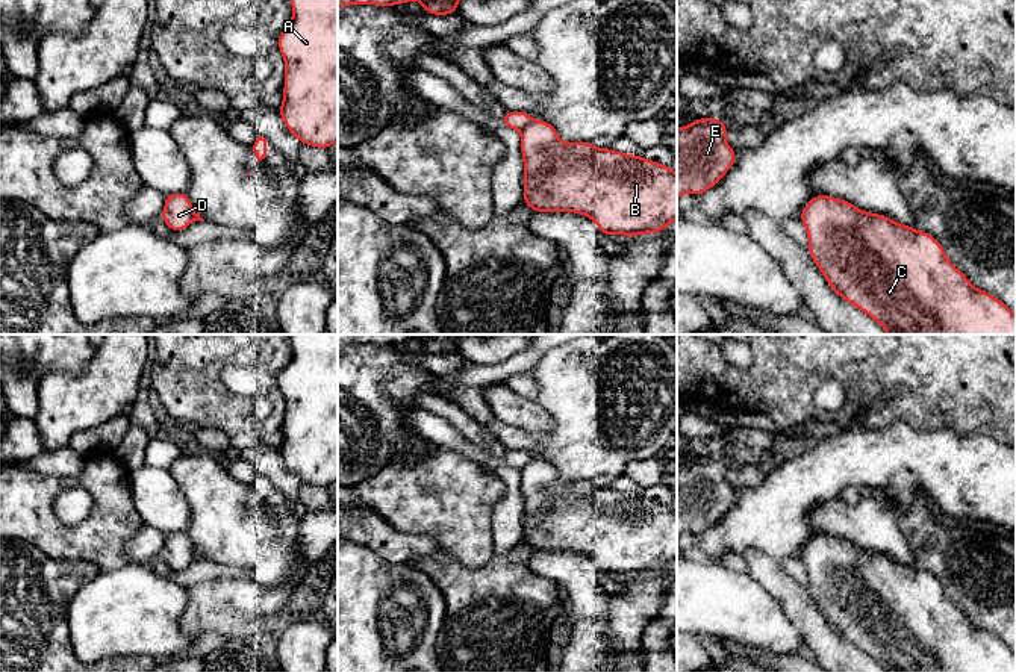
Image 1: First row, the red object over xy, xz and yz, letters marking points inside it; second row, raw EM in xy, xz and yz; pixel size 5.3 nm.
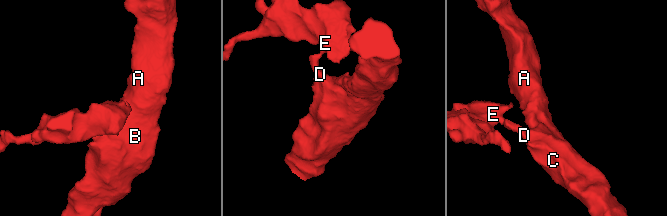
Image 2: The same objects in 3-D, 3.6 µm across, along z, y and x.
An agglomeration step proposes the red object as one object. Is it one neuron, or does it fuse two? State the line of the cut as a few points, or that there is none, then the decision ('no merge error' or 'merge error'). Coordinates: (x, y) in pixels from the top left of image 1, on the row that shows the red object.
cut xz (532, 120), (521, 132); merge error

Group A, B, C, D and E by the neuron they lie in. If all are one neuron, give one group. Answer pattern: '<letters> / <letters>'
A B C / D E

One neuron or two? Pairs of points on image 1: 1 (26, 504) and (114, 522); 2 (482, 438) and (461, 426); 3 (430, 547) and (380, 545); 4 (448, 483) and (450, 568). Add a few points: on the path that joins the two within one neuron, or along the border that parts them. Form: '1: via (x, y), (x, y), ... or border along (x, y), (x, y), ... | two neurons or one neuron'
1: via (46, 527), (53, 535), (91, 535) | one neuron
2: via (477, 435), (465, 426) | one neuron
3: via (418, 545), (392, 545) | one neuron
4: border along (441, 550), (467, 566), (479, 568), (485, 565) | two neurons

